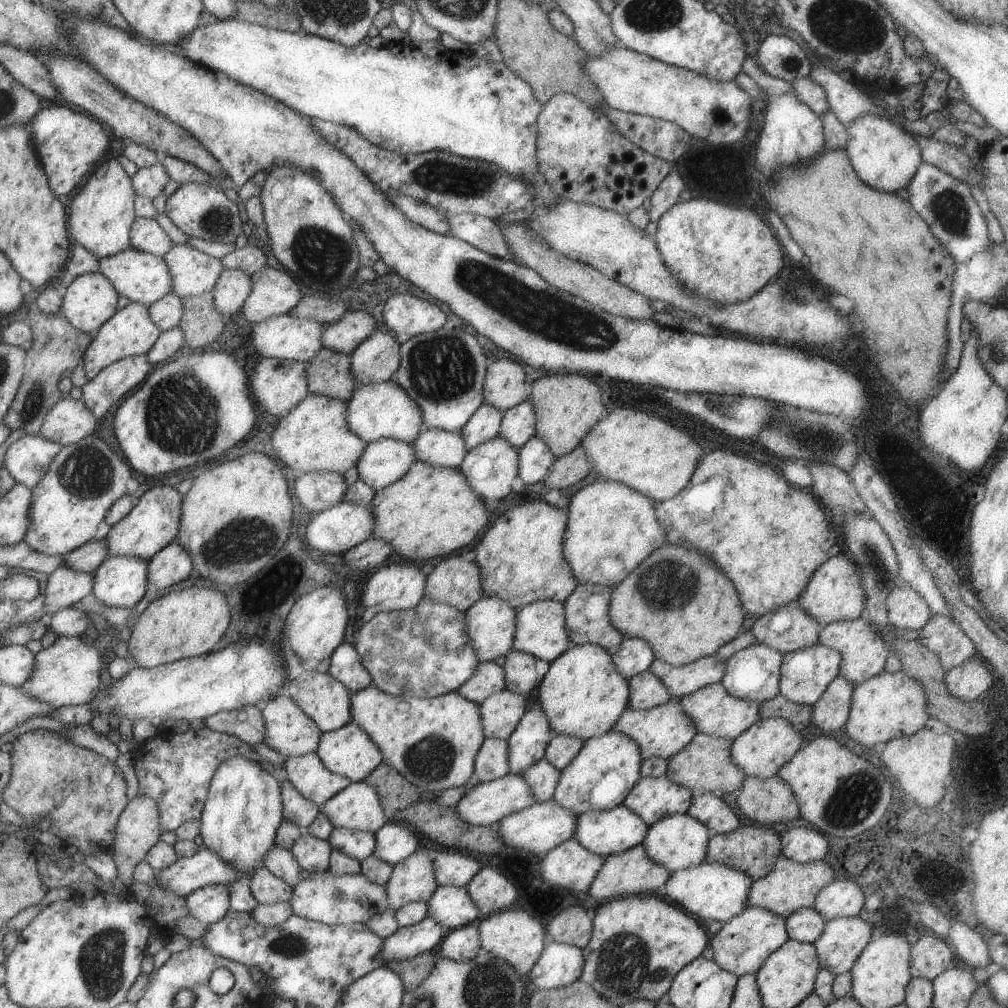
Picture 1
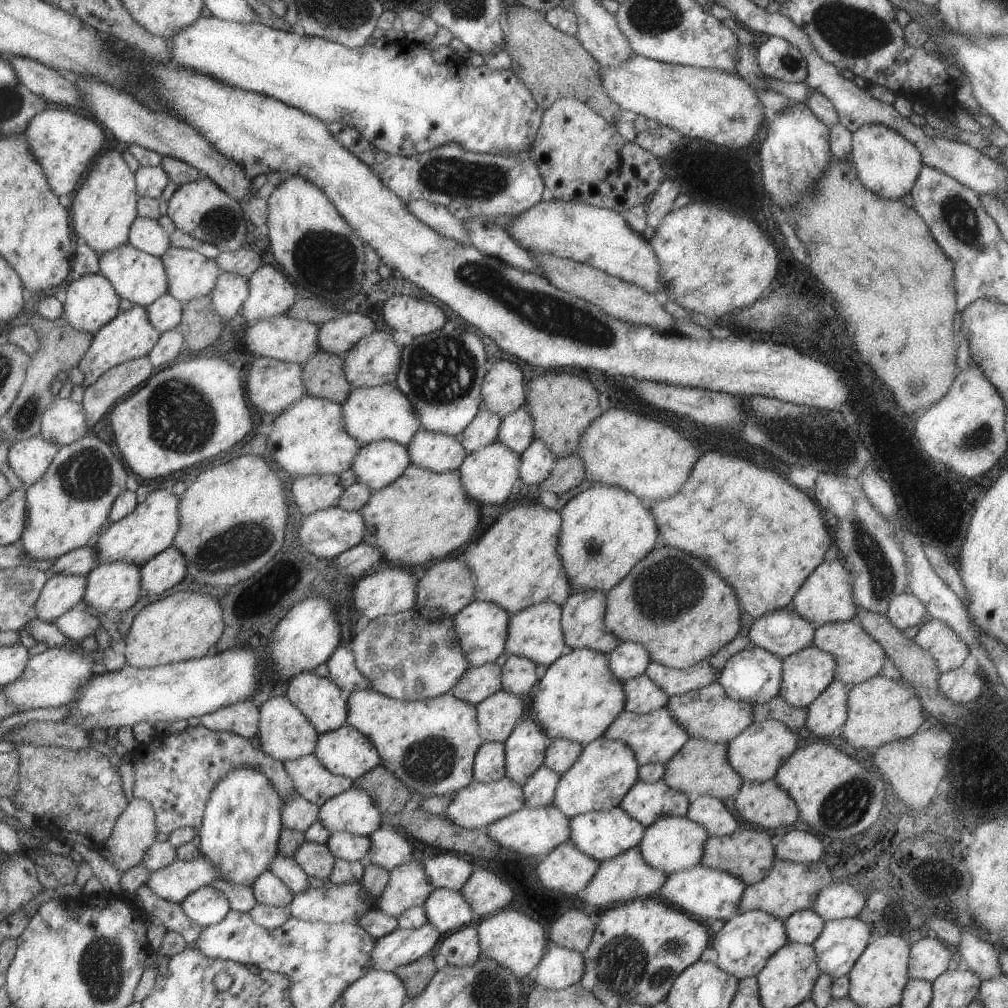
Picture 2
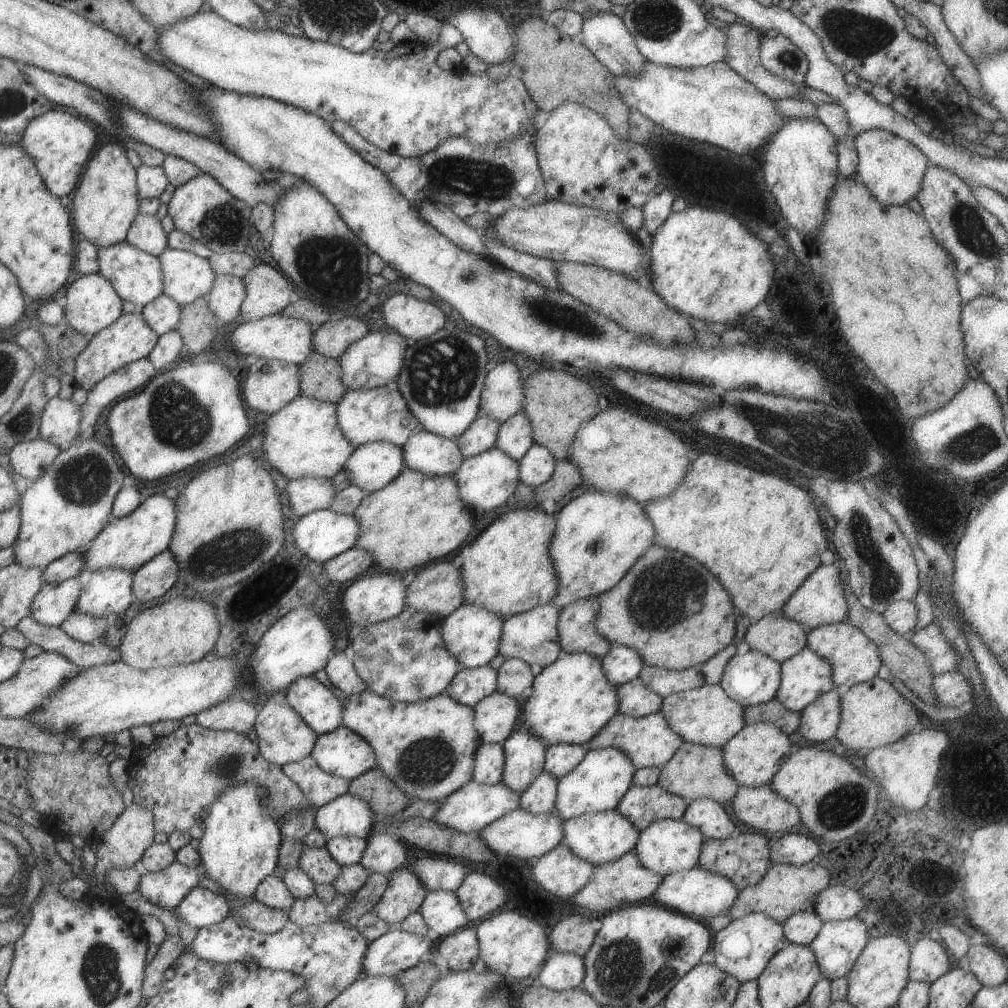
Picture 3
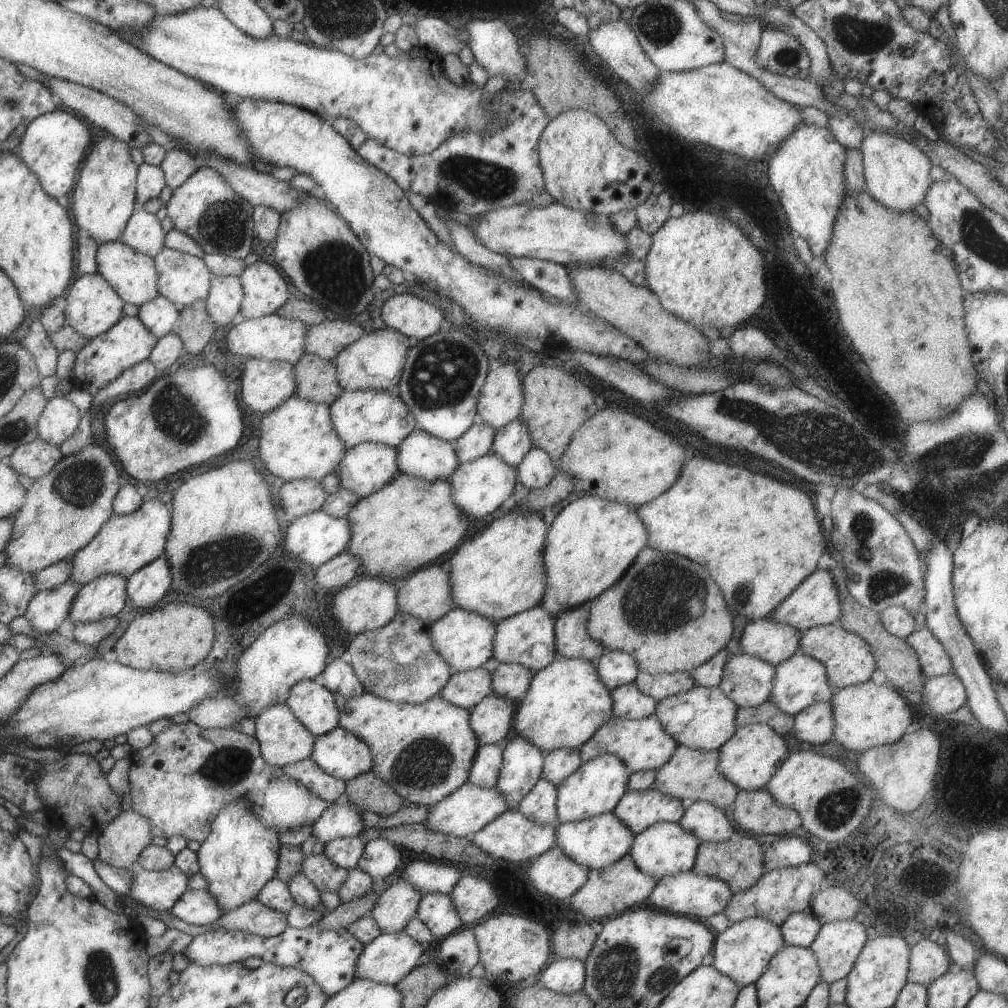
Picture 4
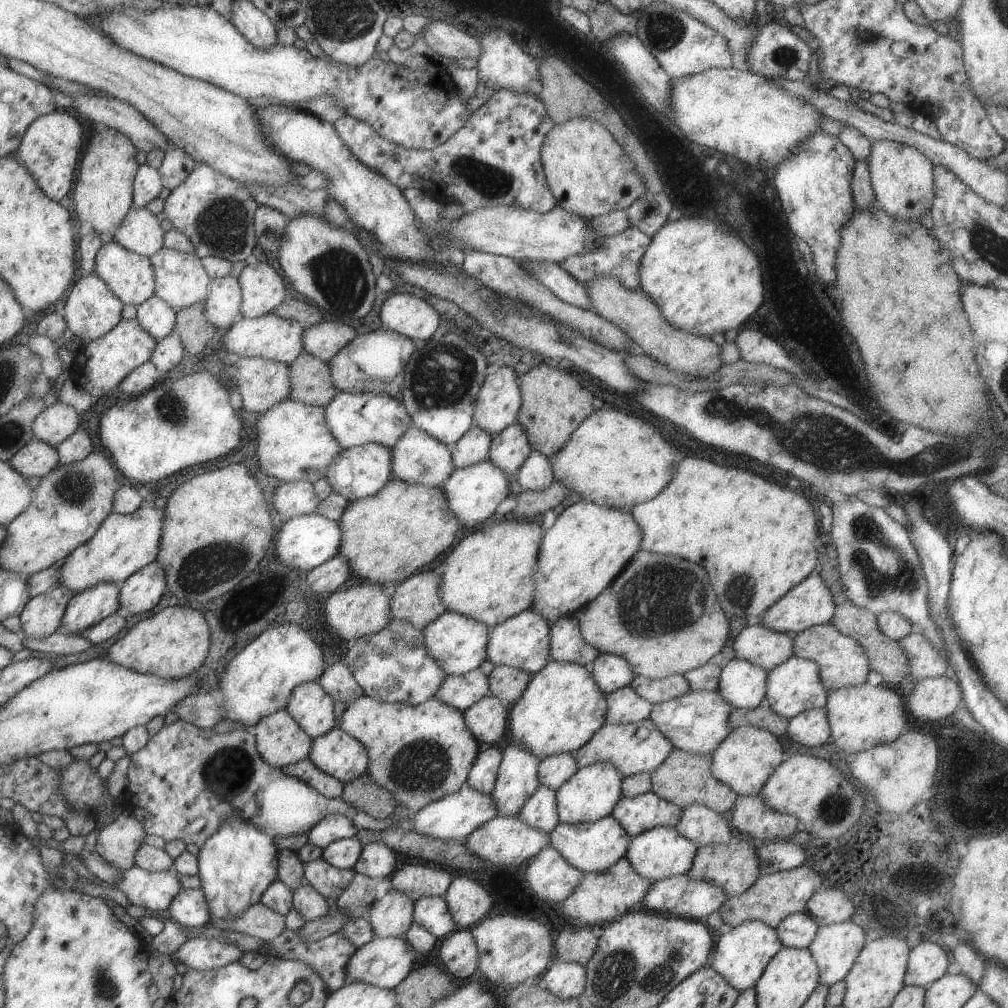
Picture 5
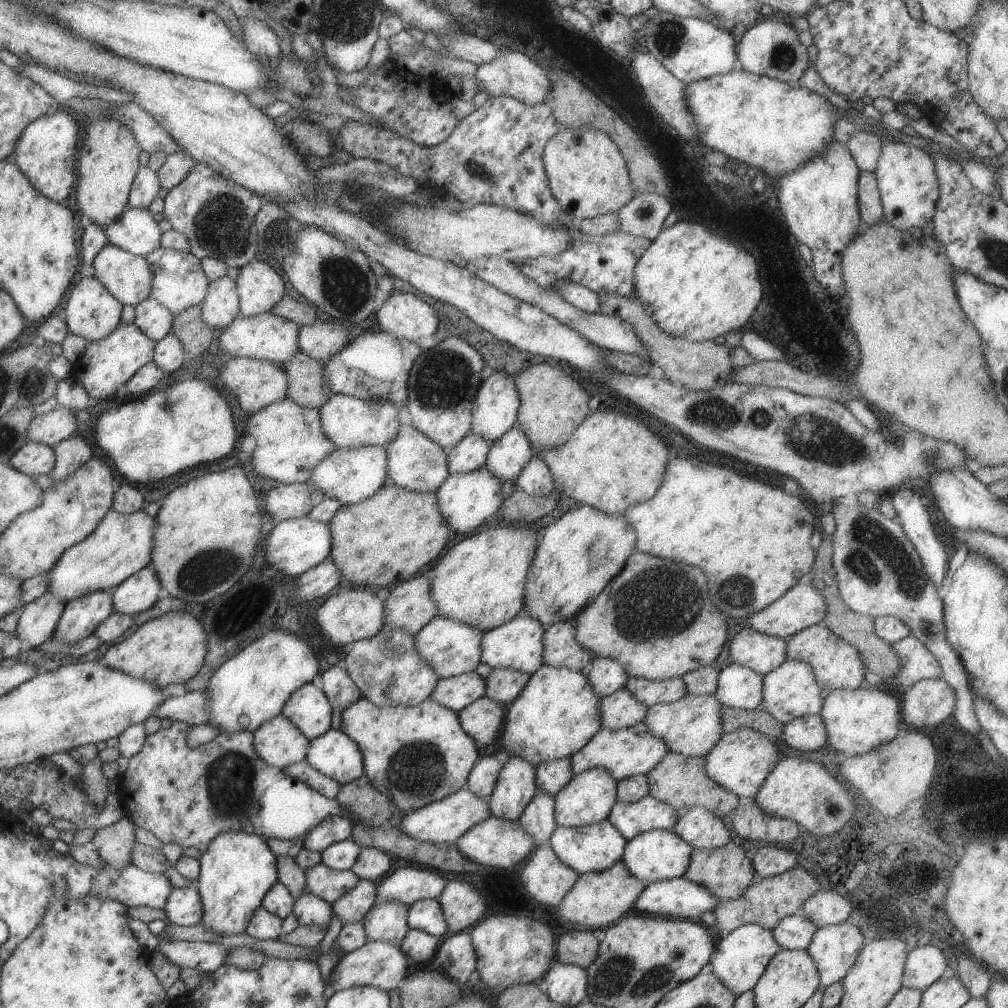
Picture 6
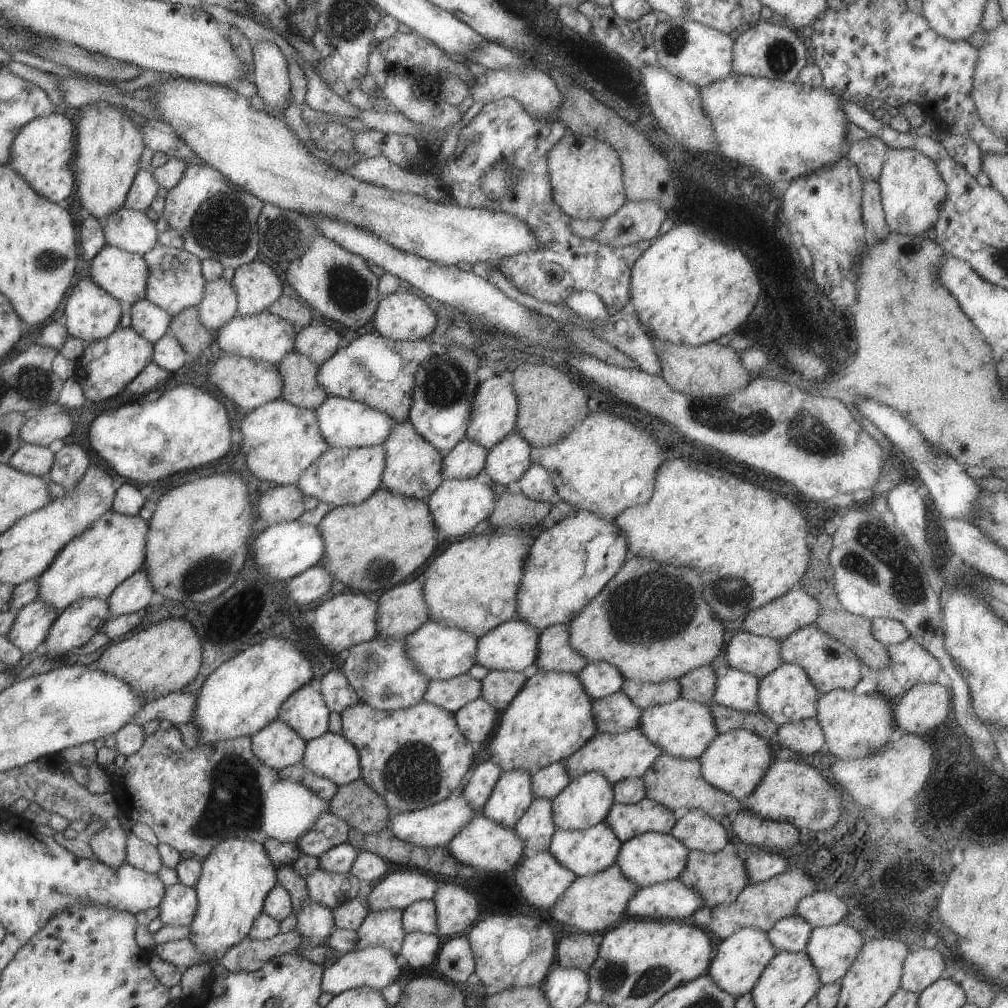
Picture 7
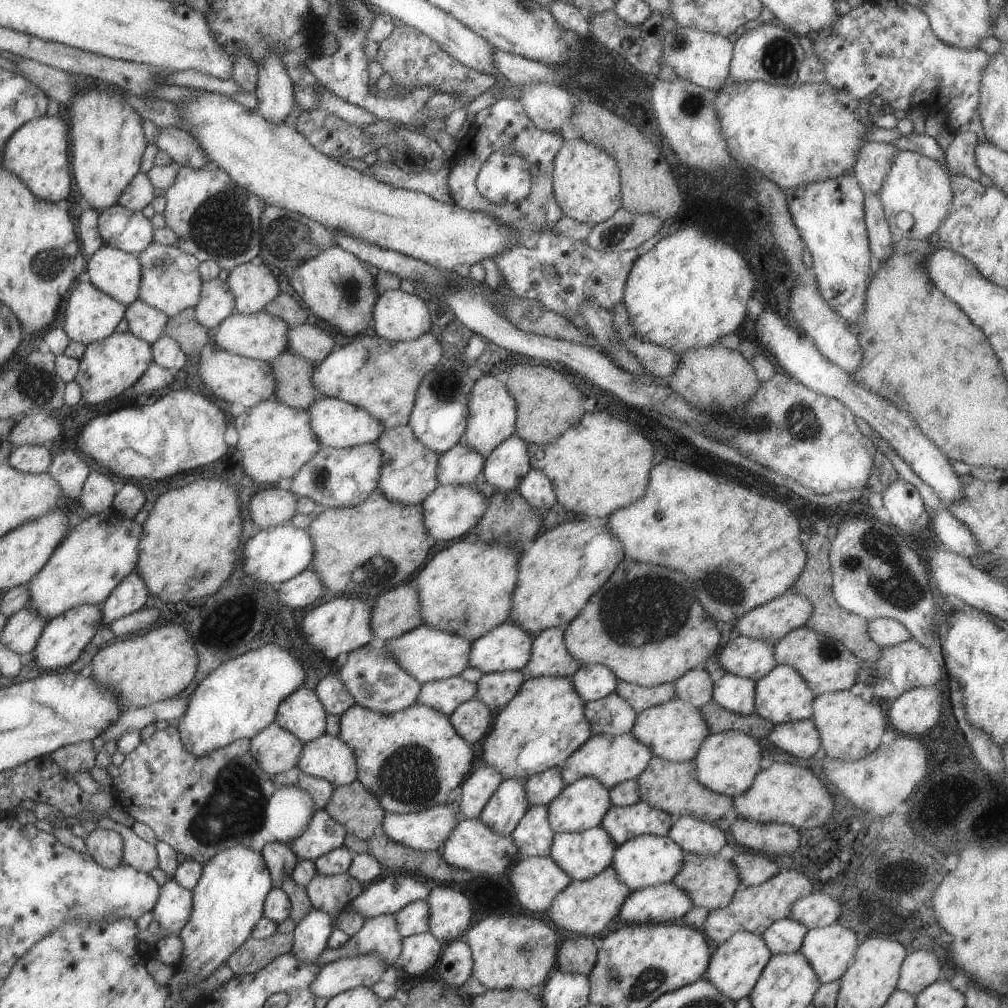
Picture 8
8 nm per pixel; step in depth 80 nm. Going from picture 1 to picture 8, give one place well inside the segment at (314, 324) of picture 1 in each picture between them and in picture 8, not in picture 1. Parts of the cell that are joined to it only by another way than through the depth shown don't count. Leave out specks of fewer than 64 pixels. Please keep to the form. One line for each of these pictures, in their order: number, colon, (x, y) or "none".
2: (280, 337)
3: (277, 337)
4: (272, 337)
5: (267, 336)
6: (266, 336)
7: (264, 336)
8: (259, 335)

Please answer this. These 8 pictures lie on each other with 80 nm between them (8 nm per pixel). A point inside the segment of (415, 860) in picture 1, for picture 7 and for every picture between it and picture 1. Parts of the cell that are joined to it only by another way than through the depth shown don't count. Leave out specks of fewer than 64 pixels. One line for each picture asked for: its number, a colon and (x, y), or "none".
2: (407, 886)
3: (403, 894)
4: (394, 907)
5: (390, 916)
6: (386, 922)
7: (383, 928)

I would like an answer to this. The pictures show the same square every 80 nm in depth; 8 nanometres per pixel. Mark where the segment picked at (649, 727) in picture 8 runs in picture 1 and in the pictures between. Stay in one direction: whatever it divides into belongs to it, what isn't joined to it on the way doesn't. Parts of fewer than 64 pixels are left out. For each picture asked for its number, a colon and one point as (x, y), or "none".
1: (712, 710)
2: (707, 713)
3: (705, 715)
4: (704, 718)
5: (696, 722)
6: (690, 726)
7: (683, 728)

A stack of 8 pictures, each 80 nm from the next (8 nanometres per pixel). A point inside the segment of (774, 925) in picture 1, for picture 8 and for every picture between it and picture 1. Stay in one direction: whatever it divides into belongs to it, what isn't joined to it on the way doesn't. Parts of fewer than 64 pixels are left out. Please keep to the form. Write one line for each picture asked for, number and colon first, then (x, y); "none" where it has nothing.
2: (743, 944)
3: (742, 949)
4: (742, 952)
5: (741, 953)
6: (741, 956)
7: (736, 965)
8: (734, 967)

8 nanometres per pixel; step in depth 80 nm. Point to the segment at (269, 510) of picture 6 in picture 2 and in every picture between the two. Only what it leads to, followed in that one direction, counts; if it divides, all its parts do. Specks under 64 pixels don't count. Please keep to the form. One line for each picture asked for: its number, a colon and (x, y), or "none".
2: (310, 493)
3: (306, 494)
4: (298, 497)
5: (295, 498)

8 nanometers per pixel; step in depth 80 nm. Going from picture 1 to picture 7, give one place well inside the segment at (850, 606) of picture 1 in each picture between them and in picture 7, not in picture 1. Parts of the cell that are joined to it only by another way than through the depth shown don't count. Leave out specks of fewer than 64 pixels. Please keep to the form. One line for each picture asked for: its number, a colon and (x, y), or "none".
2: (825, 596)
3: (820, 599)
4: (815, 602)
5: (808, 603)
6: (801, 606)
7: (795, 609)

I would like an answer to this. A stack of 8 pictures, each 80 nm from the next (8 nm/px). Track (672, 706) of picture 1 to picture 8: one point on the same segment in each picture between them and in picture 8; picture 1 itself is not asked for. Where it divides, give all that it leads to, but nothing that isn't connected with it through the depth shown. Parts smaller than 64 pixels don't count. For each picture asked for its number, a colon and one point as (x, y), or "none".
2: (654, 738)
3: (648, 741)
4: (641, 744)
5: (638, 747)
6: (631, 751)
7: (628, 754)
8: (609, 759)

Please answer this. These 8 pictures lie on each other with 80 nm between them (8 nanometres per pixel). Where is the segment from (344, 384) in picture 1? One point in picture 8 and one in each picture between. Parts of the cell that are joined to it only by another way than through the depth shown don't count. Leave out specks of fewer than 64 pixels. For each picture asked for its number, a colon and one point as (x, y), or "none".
2: (323, 377)
3: (319, 378)
4: (315, 378)
5: (311, 384)
6: (306, 386)
7: (300, 388)
8: (291, 373)

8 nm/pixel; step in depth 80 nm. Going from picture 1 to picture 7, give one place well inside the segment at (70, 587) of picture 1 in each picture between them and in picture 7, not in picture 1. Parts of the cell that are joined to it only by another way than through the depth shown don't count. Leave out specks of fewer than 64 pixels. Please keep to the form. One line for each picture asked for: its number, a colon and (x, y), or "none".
2: (58, 595)
3: (54, 602)
4: (47, 609)
5: (42, 614)
6: (35, 623)
7: (29, 627)

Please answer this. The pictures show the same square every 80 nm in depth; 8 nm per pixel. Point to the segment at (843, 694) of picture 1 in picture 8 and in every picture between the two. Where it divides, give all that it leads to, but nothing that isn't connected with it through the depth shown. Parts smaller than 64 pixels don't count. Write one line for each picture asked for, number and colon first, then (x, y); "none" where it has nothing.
2: (825, 715)
3: (819, 720)
4: (813, 725)
5: (809, 729)
6: (805, 733)
7: (805, 736)
8: (800, 738)

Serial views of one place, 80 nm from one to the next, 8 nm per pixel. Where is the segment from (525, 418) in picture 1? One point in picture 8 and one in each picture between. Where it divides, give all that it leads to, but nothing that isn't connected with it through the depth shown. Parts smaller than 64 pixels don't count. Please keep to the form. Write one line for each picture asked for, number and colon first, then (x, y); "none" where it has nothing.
2: (515, 431)
3: (514, 437)
4: (512, 442)
5: (509, 448)
6: (506, 457)
7: (505, 462)
8: (507, 463)

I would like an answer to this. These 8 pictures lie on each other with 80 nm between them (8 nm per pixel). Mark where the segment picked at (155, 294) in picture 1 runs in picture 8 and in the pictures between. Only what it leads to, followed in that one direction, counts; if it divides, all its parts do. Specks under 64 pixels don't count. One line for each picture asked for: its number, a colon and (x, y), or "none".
2: (137, 276)
3: (136, 277)
4: (132, 276)
5: (129, 276)
6: (126, 276)
7: (122, 275)
8: (116, 273)

